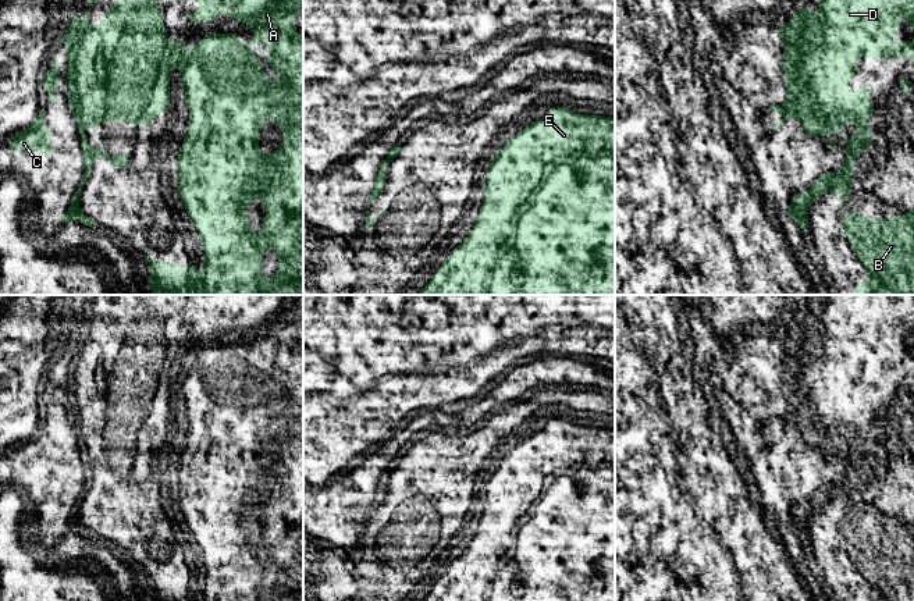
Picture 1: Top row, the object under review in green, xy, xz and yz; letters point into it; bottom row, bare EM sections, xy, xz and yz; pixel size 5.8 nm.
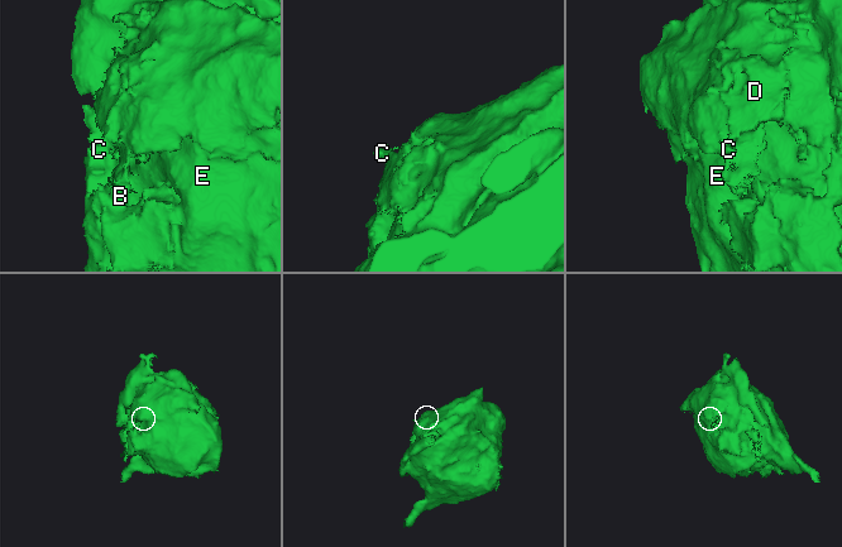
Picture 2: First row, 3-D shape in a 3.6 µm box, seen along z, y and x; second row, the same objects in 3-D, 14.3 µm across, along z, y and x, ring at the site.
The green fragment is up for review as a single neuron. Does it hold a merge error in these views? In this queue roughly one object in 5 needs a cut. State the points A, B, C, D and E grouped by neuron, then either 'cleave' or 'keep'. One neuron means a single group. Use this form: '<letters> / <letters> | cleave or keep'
A B C D E | keep

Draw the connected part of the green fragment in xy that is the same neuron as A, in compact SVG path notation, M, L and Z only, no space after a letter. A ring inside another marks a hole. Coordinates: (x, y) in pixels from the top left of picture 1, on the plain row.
M113 295L117 298L115 306L120 309L118 316L110 317L110 323L104 327L104 332L100 339L89 338L89 324L85 330L81 330L77 323L71 323L70 337L65 341L65 346L60 355L61 359L68 360L68 396L70 396L70 406L68 406L68 417L72 420L78 442L82 452L82 466L85 473L85 488L79 497L79 501L74 505L74 509L70 515L68 523L61 527L61 534L65 536L70 531L74 531L79 536L93 538L96 537L95 531L88 529L79 522L79 508L83 499L83 495L92 486L92 474L96 469L109 470L110 474L115 479L117 483L124 483L128 476L131 474L129 465L118 465L115 469L110 469L109 465L103 459L90 459L88 454L88 447L85 445L86 438L97 438L102 437L106 431L111 433L124 433L127 435L136 435L139 441L147 438L147 435L159 426L159 424L168 424L170 423L170 381L173 377L179 377L182 383L184 399L185 399L185 412L189 419L189 435L186 440L186 447L182 454L182 458L178 463L178 506L188 524L189 530L192 531L196 543L203 550L203 562L205 562L205 584L200 587L193 576L189 577L177 577L174 575L168 575L166 572L152 572L150 568L143 566L145 572L152 577L152 586L147 590L150 601L303 601L303 346L298 346L295 344L295 324L303 320L303 295ZM153 310L199 310L200 320L205 323L203 327L198 327L193 321L184 323L184 331L186 334L205 334L205 335L218 335L218 331L213 328L217 327L220 321L225 321L228 324L228 331L236 331L242 335L239 341L243 339L243 332L249 332L250 341L256 342L256 348L250 351L248 355L241 355L239 349L235 345L207 345L200 352L199 356L193 360L185 358L184 352L170 352L166 348L166 337L163 334L163 326L160 319L153 319ZM263 348L267 351L267 358L273 362L271 366L267 367L267 376L274 381L280 381L281 387L273 391L280 392L278 399L271 399L268 396L270 388L266 384L262 384L259 380L259 371L262 367L260 353L259 349ZM274 423L274 433L277 434L277 440L285 444L285 454L281 459L270 467L260 466L257 460L259 445L262 444L263 438L267 434L267 424ZM263 502L266 509L263 512L263 520L268 526L264 531L263 543L259 545L260 550L255 550L250 537L246 533L246 522L250 516L252 511L259 508L259 504ZM288 526L299 526L302 533L299 536L287 536L284 531ZM266 554L270 554L270 559L273 563L282 572L282 576L278 579L277 586L262 591L260 586L264 576L263 568L263 558Z

